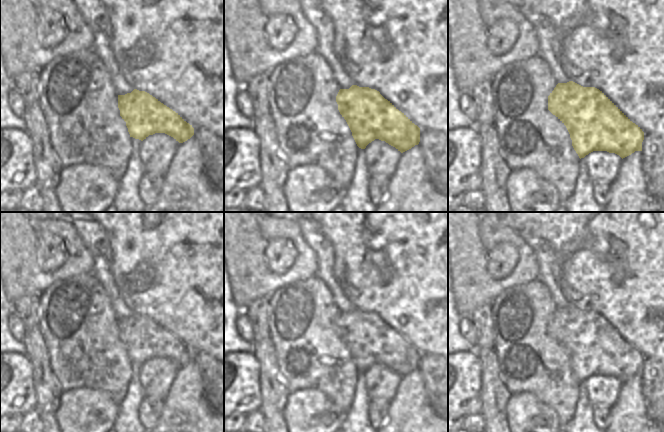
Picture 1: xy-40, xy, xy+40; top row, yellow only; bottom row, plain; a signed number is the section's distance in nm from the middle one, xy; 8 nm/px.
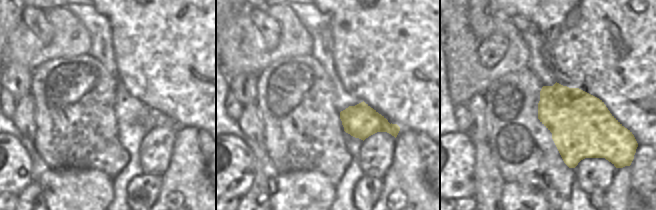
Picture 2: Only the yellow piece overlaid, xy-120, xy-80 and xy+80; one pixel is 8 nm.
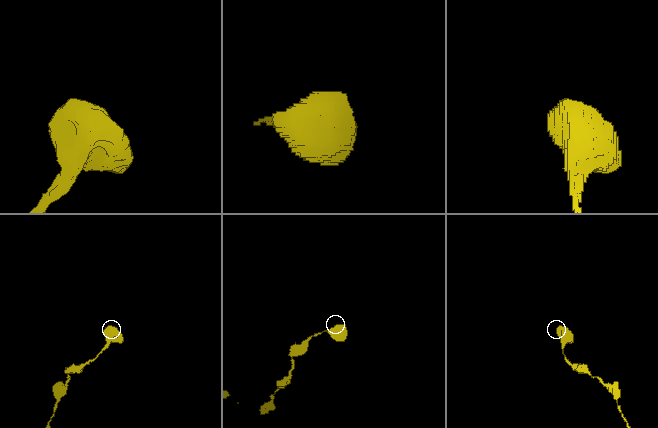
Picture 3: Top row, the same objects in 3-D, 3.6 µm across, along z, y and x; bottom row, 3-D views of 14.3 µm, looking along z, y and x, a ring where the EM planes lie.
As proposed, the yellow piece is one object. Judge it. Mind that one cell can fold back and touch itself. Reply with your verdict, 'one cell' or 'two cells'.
two cells

